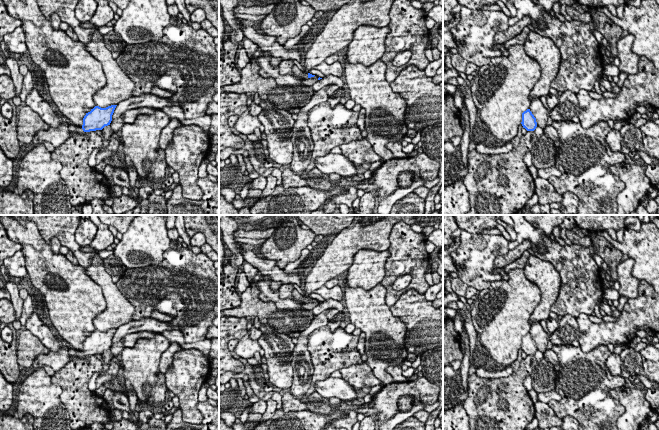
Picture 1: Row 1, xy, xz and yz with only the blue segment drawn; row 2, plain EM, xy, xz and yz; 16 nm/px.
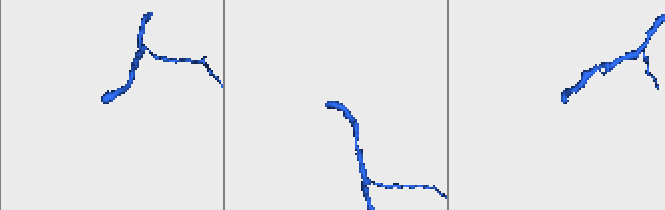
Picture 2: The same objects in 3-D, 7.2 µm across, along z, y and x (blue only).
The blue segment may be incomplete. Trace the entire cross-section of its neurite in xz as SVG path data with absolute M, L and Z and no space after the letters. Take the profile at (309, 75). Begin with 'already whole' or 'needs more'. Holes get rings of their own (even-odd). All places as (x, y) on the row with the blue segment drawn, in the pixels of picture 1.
needs more | M295 64L292 67L292 72L293 72L293 76L299 79L307 79L315 76L310 73L302 72Z

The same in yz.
already whole | M527 109L522 113L522 122L521 122L523 128L525 128L527 131L534 131L537 127L536 118L530 111L530 109Z

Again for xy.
needs more | M111 105L106 108L95 106L90 112L86 113L81 127L70 123L69 131L73 134L84 134L85 132L102 130L105 126L110 125L116 106Z

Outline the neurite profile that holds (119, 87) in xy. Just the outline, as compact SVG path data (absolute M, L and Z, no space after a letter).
M97 29L93 32L91 41L85 43L85 47L101 63L106 77L106 85L93 95L96 106L106 108L131 98L135 84L112 57L105 46L103 35Z

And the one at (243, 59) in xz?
M244 48L238 50L238 60L236 61L238 69L243 69L249 62L250 58L248 57L246 50Z

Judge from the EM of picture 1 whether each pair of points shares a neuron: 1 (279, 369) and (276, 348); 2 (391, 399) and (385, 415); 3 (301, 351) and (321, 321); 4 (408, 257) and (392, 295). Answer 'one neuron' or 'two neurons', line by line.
1: one neuron
2: one neuron
3: one neuron
4: one neuron

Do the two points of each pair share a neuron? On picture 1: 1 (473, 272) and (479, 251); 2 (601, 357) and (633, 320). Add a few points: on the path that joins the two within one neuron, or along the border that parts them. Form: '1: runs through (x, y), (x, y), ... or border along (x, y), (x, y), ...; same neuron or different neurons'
1: runs through (476, 267), (476, 256); same neuron
2: border along (606, 345), (598, 345), (583, 352); different neurons

